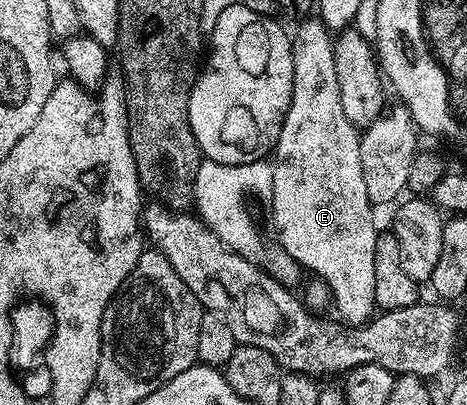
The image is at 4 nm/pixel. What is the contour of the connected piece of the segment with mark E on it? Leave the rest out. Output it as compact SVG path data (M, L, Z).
M308 17L303 20L304 23L297 29L296 35L291 36L292 41L292 60L294 61L294 81L292 82L292 96L290 97L290 109L284 118L282 125L282 133L276 142L276 150L274 152L274 162L272 163L272 194L270 202L272 202L272 223L280 230L279 250L287 253L295 261L299 263L305 272L310 272L315 278L323 279L327 283L331 291L331 302L334 304L334 310L340 315L339 318L348 325L363 325L377 314L378 308L376 298L374 297L374 249L376 248L376 236L378 228L376 228L376 219L372 216L374 205L368 199L368 190L366 189L366 177L362 169L362 157L360 156L360 136L361 132L346 117L346 113L342 113L342 101L338 93L337 74L334 73L334 46L333 36L328 29L320 22L319 18Z

